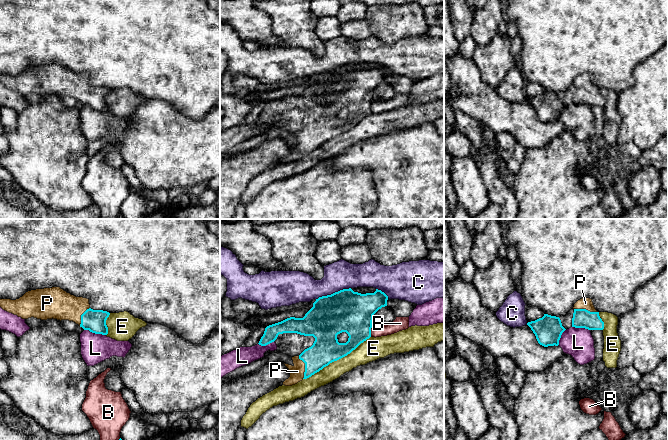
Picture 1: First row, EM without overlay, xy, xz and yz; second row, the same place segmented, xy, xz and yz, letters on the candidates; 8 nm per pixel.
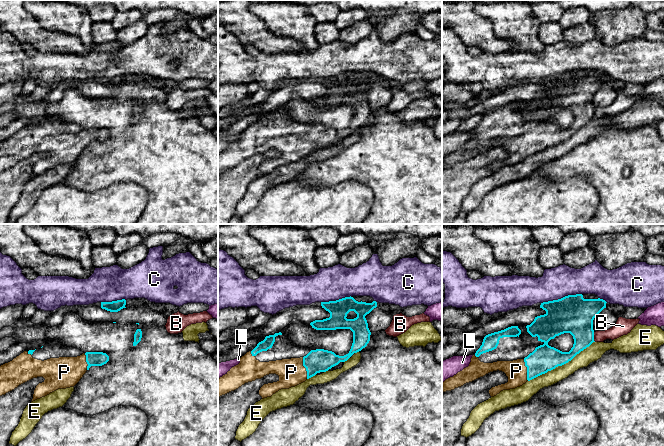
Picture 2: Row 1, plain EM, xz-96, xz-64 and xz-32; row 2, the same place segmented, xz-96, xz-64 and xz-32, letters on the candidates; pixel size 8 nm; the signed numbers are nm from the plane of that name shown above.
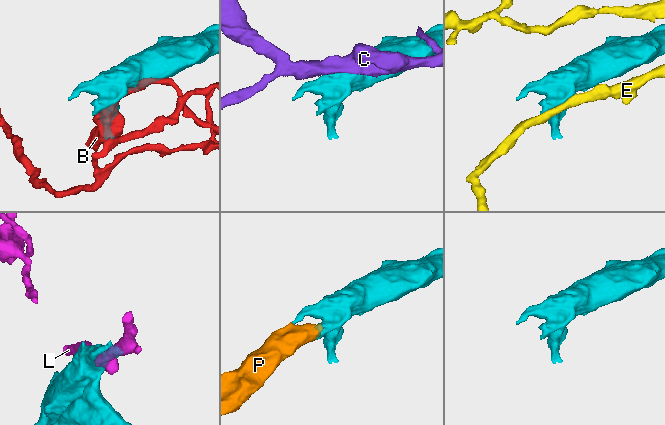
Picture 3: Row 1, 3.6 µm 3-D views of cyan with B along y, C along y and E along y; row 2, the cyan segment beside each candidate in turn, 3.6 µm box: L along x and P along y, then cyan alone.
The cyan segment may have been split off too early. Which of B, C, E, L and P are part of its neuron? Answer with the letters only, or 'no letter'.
P

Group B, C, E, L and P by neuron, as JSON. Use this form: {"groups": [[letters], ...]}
{"groups": [["B"], ["C"], ["E"], ["L"], ["P"]]}

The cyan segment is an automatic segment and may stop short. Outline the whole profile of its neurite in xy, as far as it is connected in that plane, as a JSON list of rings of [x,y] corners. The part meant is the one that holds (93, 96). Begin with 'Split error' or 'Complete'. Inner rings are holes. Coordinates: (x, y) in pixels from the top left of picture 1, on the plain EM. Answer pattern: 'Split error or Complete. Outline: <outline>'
Split error. Outline: [[[60,63],[31,66],[16,76],[0,75],[0,83],[22,95],[34,93],[41,96],[52,94],[60,97],[69,96],[75,98],[84,106],[89,106],[92,109],[102,111],[108,110],[106,96],[110,91],[109,88],[91,85],[89,75],[71,71]]]

